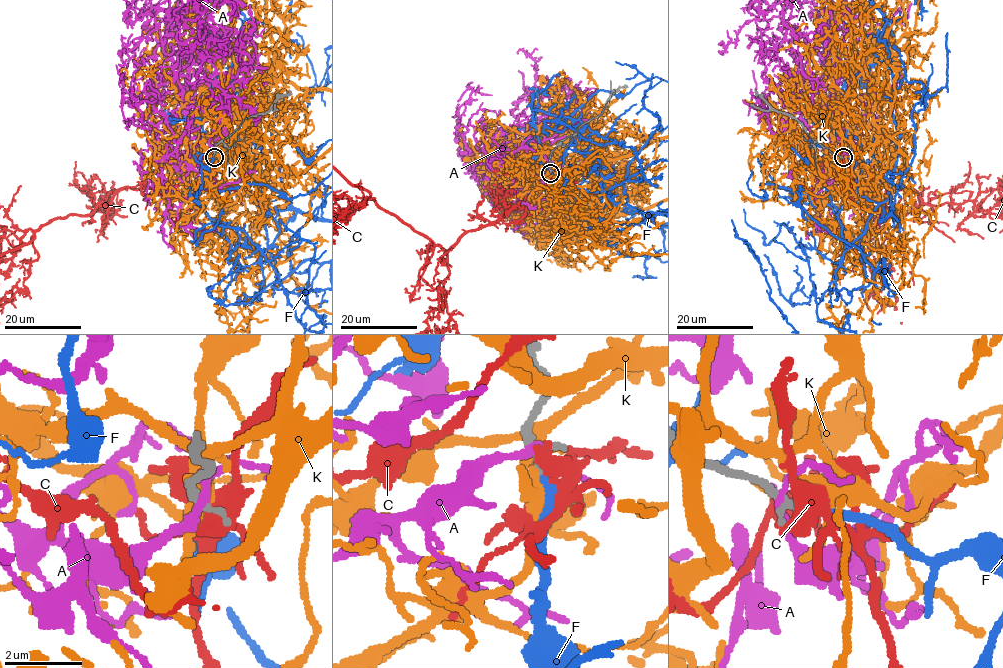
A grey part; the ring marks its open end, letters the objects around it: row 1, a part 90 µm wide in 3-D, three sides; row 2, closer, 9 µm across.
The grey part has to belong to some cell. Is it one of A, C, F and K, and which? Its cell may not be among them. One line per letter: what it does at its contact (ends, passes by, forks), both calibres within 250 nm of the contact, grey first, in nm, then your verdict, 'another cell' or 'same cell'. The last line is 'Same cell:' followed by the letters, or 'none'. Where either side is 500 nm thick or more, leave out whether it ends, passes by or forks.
A: it passes by; 300 nm thick on the grey side, 200 nm on the other; another cell
C: it forks there; 240 nm thick on the grey side, 360 nm on the other; another cell
F: it ends there; 150 nm thick on the grey side, 200 nm on the other; same cell
K: it passes by; 240 nm thick on the grey side, 380 nm on the other; another cell
Same cell: F

